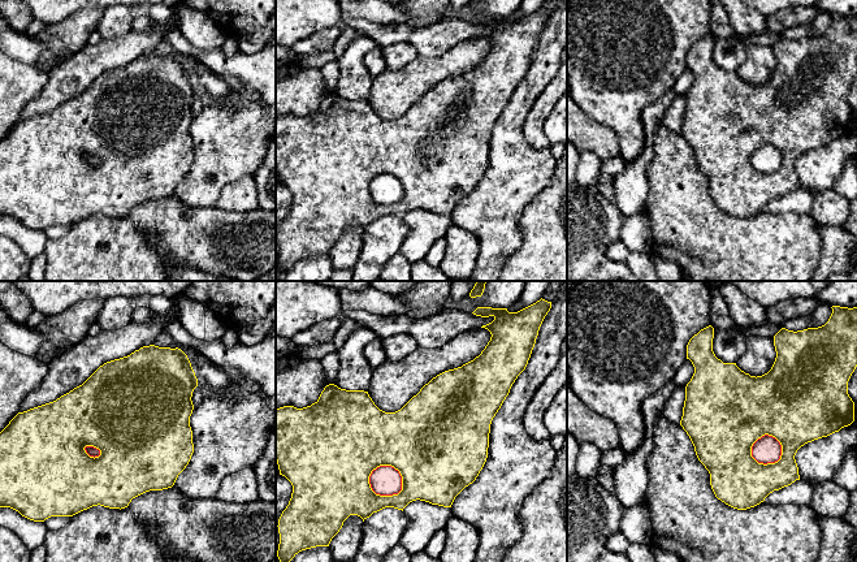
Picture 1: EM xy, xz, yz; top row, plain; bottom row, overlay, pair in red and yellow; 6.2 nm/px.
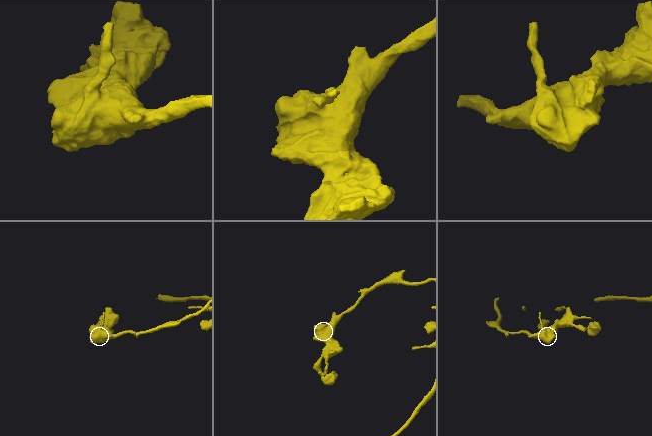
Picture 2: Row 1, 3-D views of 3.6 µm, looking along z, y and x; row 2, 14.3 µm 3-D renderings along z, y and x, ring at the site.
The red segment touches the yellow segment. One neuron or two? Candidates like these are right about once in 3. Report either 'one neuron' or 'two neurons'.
two neurons

